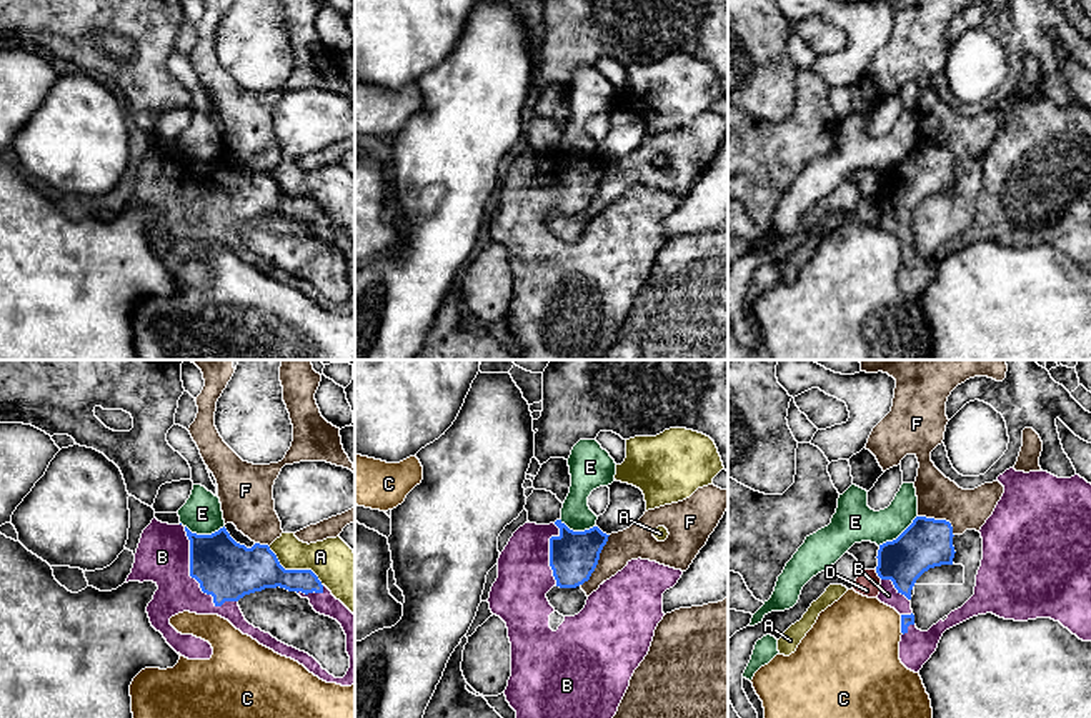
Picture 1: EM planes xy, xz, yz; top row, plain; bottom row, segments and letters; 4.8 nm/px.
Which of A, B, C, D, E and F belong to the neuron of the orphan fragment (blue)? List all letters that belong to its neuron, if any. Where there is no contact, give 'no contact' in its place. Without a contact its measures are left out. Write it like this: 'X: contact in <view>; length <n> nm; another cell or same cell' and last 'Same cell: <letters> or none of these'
A: contact in xy; length 320 nm; another cell
B: contact in xy; length 440 nm; same cell
C: contact in yz; length 100 nm; another cell
D: contact in yz; length 60 nm; another cell
E: contact in yz; length 240 nm; another cell
F: contact in xz; length 300 nm; another cell
Same cell: B

